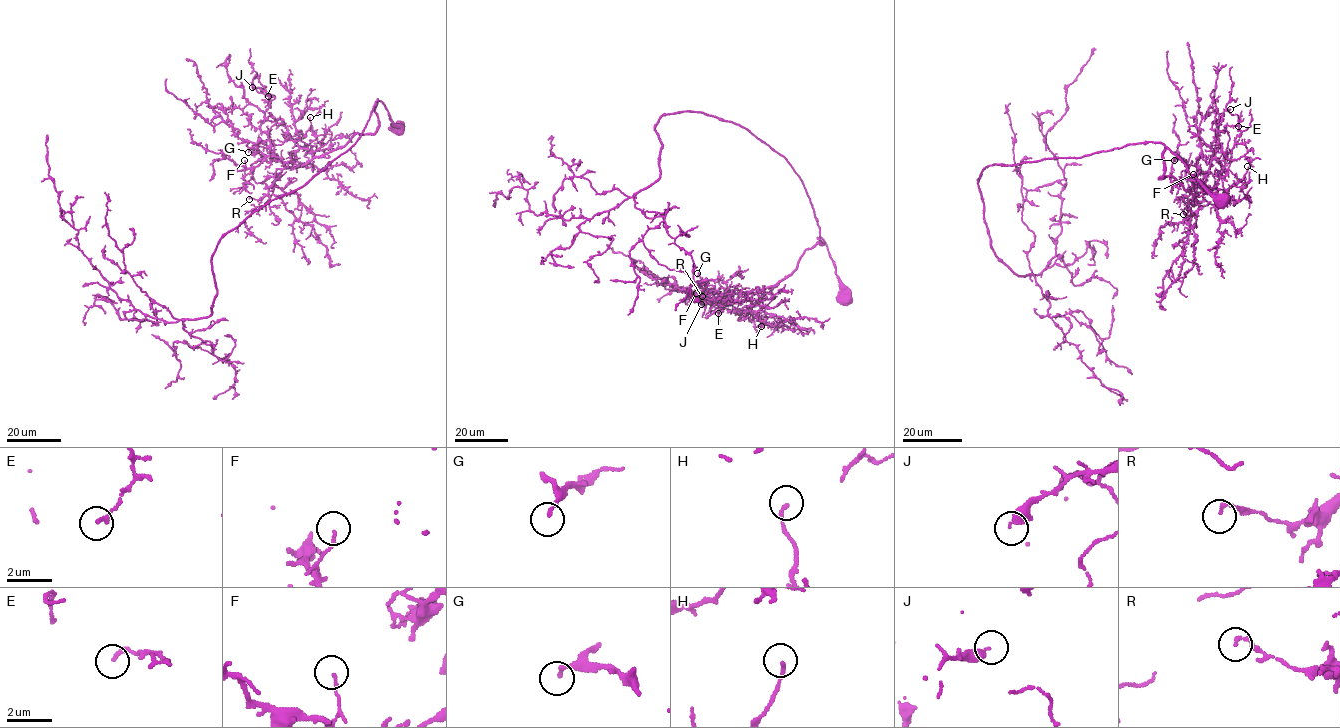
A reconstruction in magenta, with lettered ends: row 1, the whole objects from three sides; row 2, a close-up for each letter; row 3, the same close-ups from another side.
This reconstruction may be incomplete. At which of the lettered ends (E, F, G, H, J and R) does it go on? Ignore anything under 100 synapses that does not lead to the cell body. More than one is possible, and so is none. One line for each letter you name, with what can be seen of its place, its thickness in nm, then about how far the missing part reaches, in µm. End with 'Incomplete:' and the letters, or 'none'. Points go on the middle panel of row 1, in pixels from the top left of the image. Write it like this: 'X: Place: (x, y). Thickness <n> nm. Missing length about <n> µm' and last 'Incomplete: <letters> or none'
G: Place: (697, 273). Thickness 170 nm. Missing length about 35 µm
Incomplete: G

